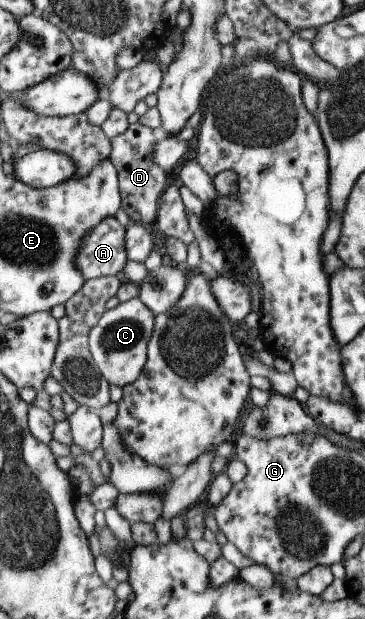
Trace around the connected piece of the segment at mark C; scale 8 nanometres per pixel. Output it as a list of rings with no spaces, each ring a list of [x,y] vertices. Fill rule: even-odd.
[[[138,296],[107,309],[90,330],[88,334],[90,354],[108,384],[124,388],[132,384],[144,370],[144,365],[148,360],[147,346],[154,326],[153,316]]]

